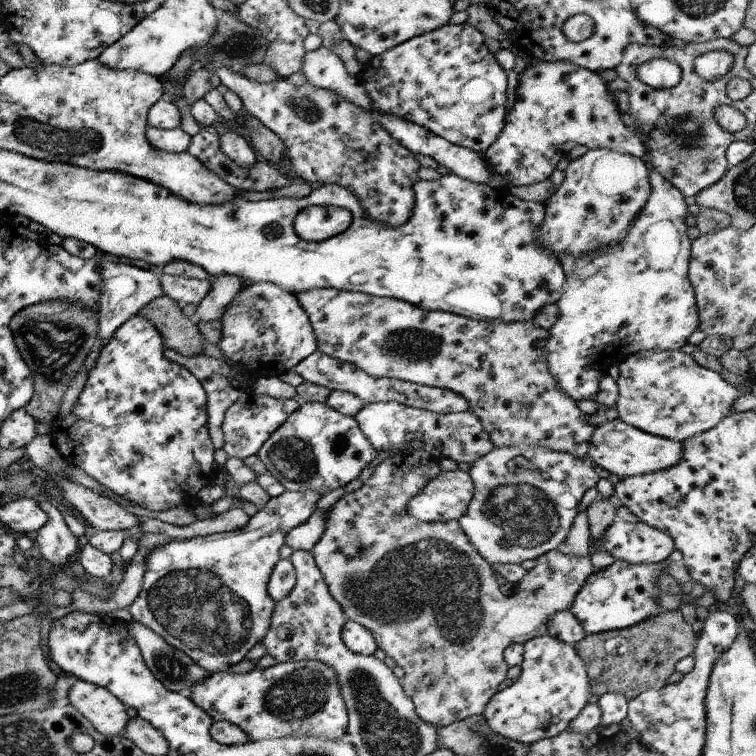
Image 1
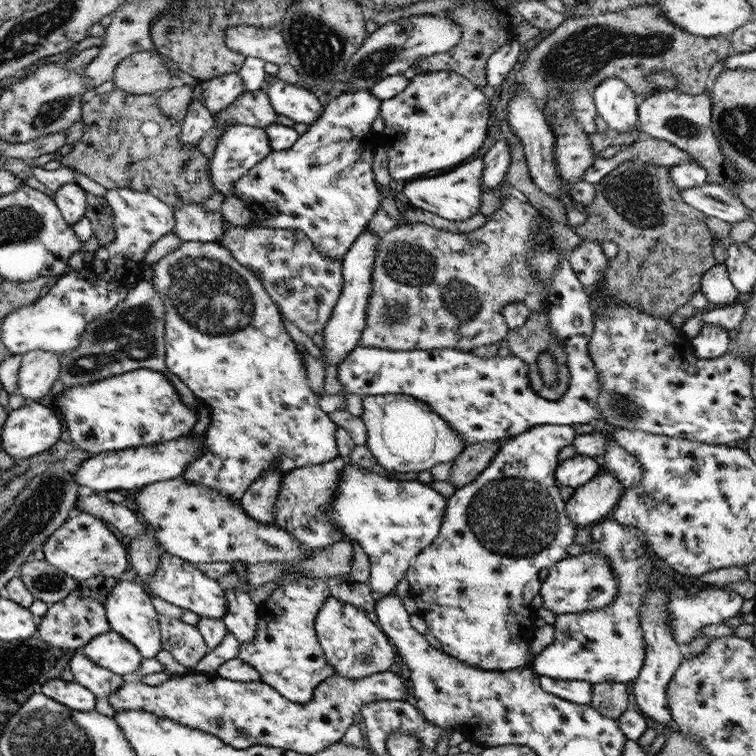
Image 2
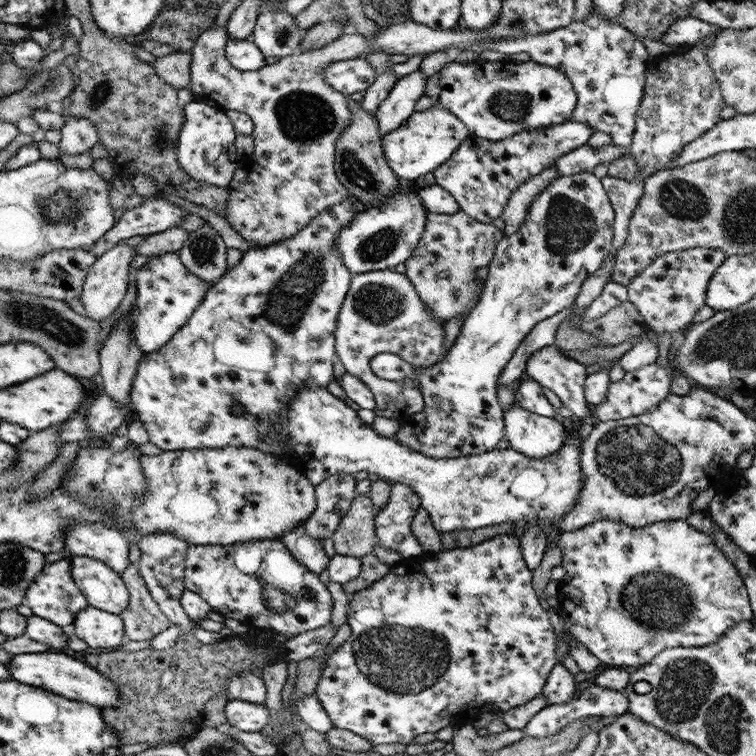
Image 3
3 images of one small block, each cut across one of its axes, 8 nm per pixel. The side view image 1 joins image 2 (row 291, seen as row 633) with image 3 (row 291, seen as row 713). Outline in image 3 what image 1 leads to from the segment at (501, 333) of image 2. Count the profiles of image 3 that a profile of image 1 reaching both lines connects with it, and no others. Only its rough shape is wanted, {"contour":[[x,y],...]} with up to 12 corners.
{"contour":[[427,213],[403,274],[444,326],[482,294],[503,232]]}

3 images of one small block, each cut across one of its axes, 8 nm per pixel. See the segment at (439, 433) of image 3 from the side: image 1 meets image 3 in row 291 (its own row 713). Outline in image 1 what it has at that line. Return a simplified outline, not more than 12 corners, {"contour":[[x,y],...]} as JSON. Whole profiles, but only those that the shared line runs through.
{"contour":[[547,634],[484,707],[505,739],[560,734],[589,702],[585,665]]}

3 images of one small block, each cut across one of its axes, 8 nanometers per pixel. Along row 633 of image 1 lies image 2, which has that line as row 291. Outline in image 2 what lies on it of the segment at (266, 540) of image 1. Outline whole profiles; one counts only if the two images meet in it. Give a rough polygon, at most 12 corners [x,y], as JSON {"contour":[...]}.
{"contour":[[219,242],[151,264],[209,408],[179,477],[239,502],[339,454],[297,344]]}

